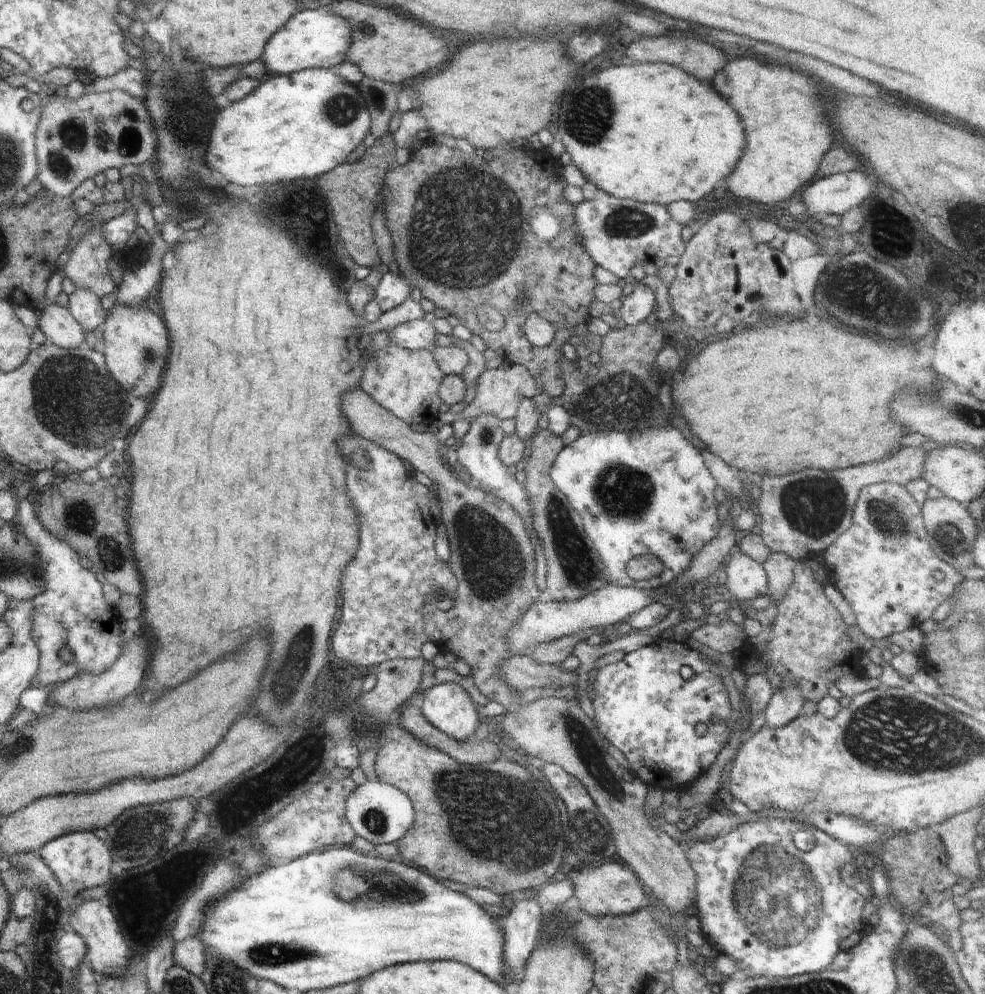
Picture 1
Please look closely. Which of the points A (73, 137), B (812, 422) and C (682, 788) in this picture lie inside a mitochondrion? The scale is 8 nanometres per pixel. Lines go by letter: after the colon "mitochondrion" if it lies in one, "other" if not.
A: mitochondrion
B: other
C: other

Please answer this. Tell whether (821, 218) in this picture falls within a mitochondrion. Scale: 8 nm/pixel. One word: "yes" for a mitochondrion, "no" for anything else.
no

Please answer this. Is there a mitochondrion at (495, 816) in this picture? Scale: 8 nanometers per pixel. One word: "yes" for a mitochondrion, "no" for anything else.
yes

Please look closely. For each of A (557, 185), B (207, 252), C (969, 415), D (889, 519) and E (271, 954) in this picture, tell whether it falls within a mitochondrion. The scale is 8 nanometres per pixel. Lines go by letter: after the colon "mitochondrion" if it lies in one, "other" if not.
A: other
B: mitochondrion
C: mitochondrion
D: mitochondrion
E: mitochondrion

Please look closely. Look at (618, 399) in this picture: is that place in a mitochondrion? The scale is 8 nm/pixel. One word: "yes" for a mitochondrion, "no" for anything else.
yes

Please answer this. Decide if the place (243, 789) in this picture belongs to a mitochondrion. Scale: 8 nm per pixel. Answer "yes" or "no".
yes

